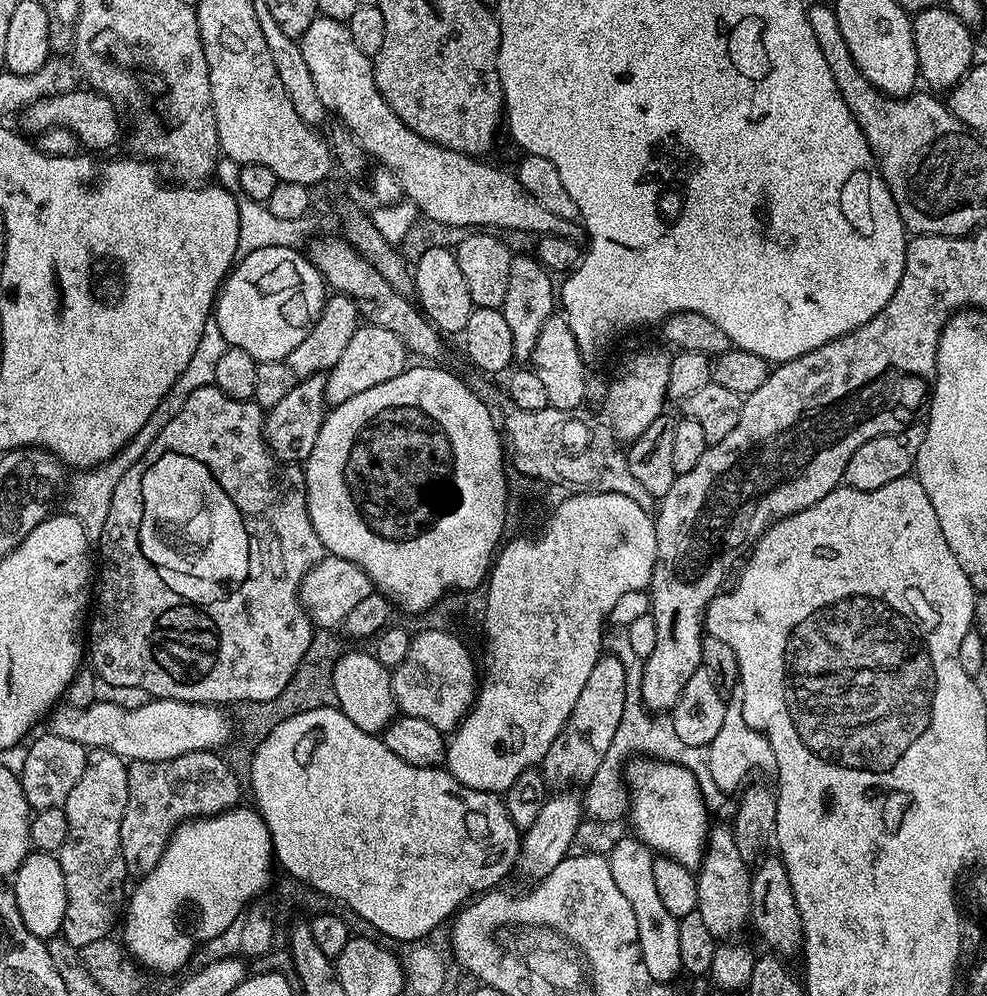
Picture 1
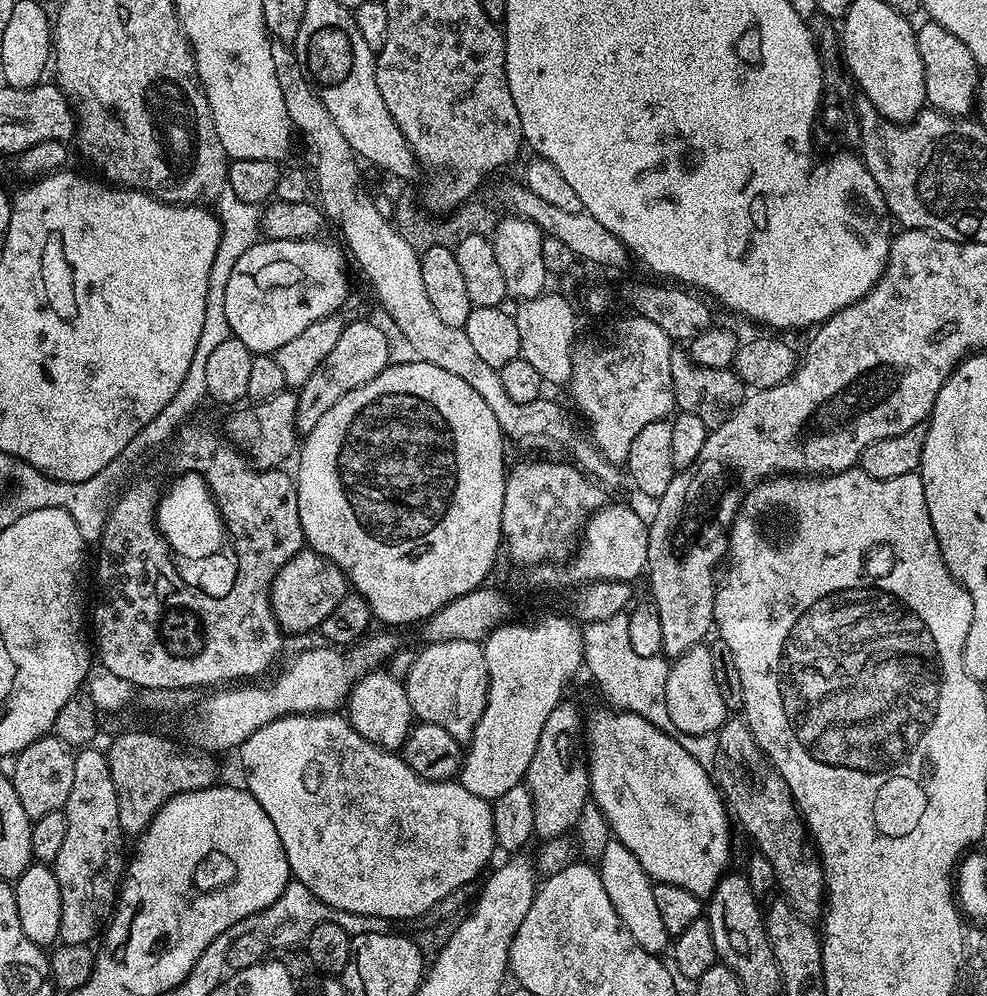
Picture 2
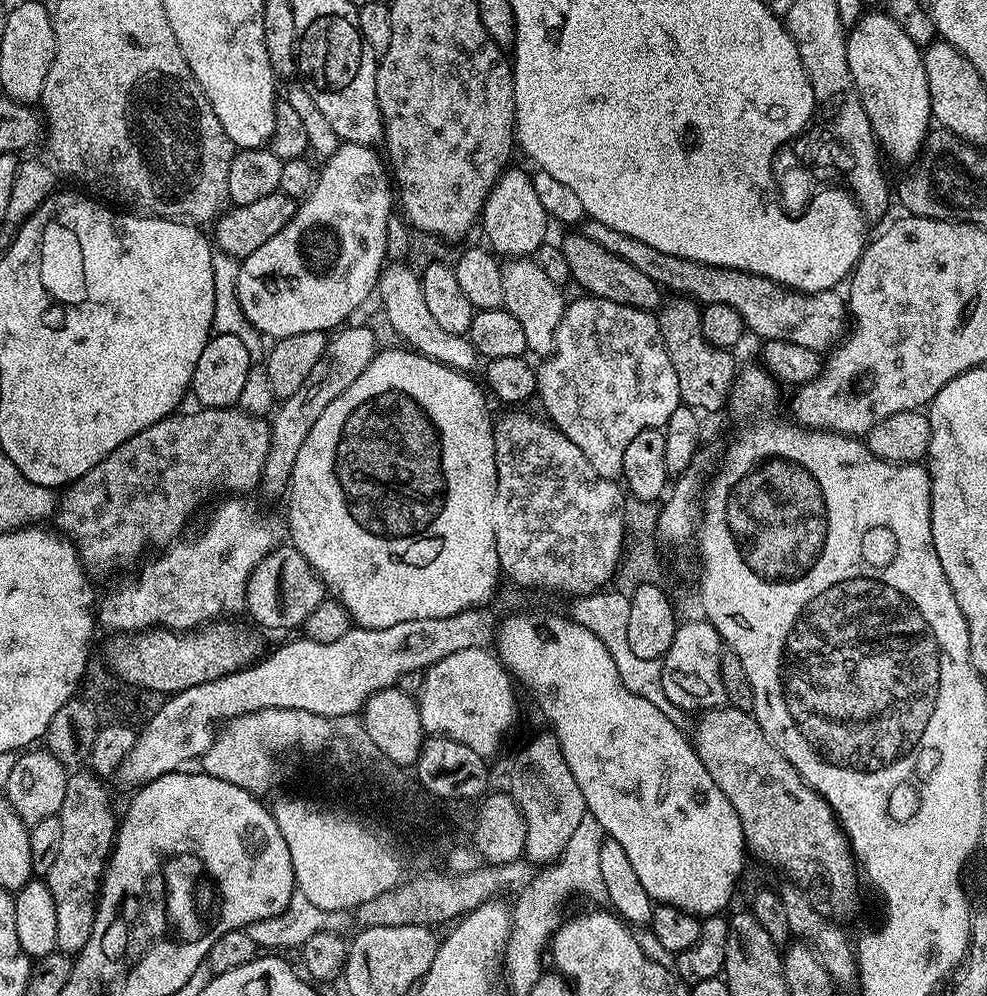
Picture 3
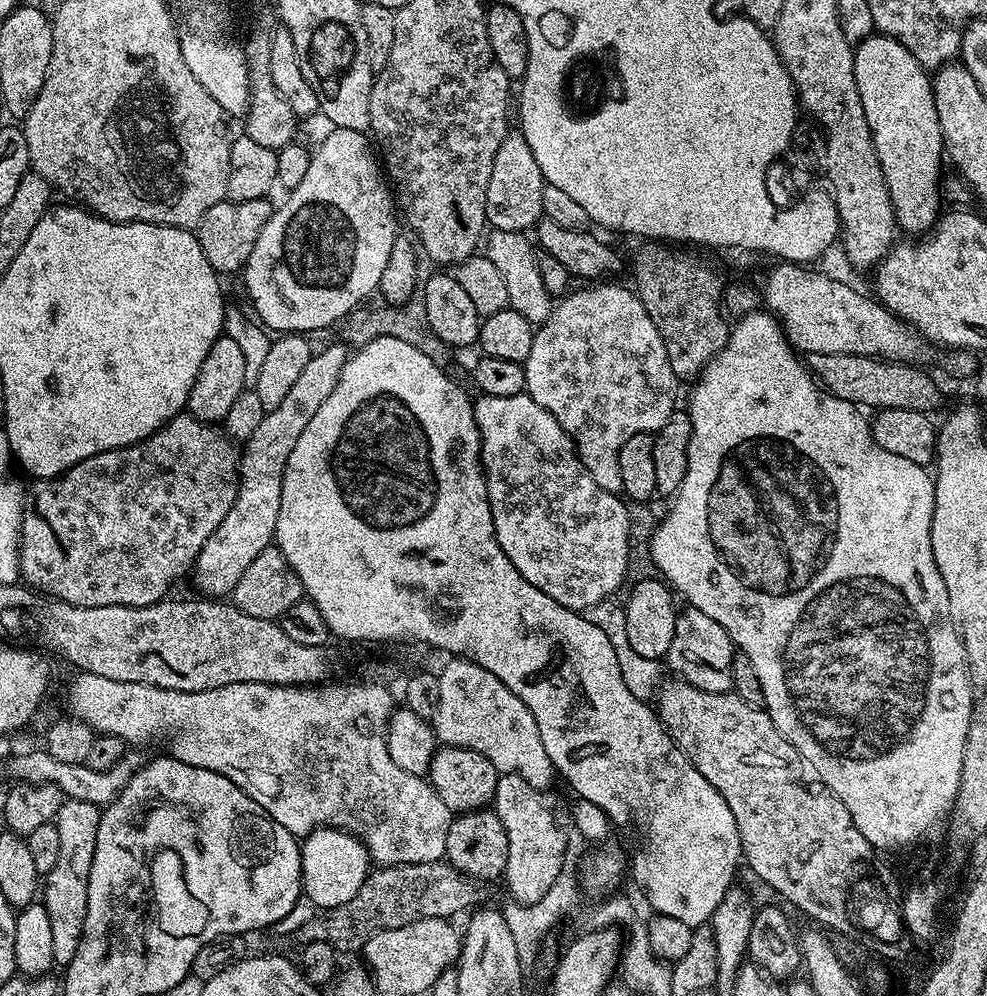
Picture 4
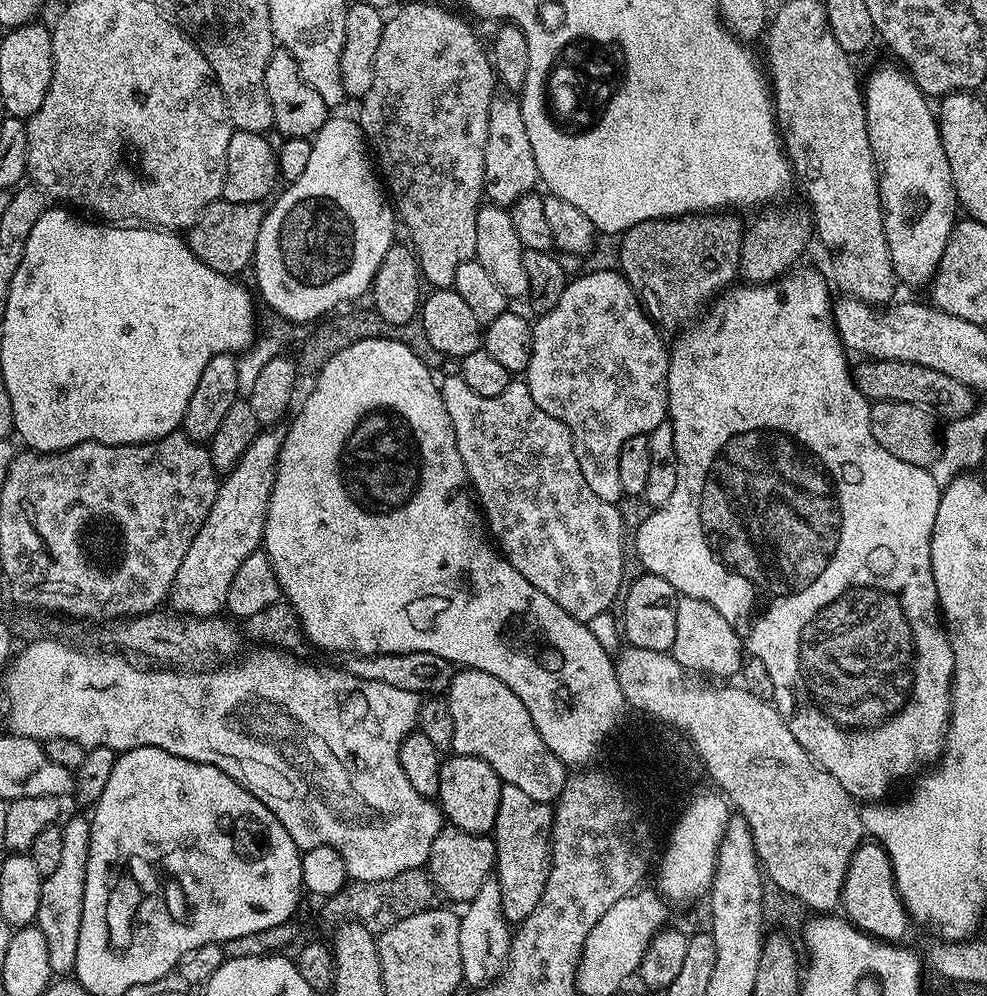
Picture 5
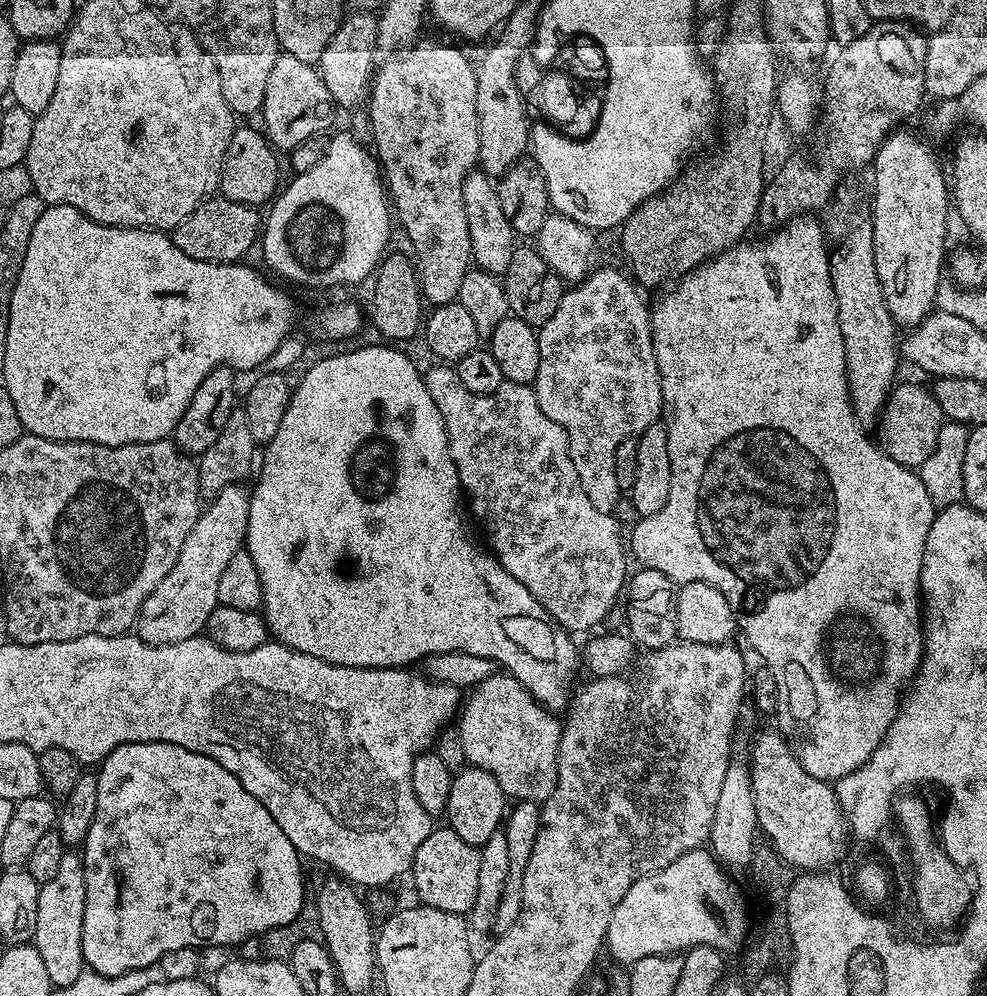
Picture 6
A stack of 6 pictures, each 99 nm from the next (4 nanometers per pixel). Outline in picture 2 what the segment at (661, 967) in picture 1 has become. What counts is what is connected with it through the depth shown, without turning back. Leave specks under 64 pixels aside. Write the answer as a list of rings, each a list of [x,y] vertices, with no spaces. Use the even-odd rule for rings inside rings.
[[[612,838],[598,857],[598,871],[602,878],[602,886],[606,886],[606,895],[622,918],[622,926],[630,930],[630,935],[642,950],[653,954],[664,954],[669,951],[670,937],[666,926],[662,923],[662,914],[654,902],[653,879],[642,870],[642,862],[622,846],[622,842]]]

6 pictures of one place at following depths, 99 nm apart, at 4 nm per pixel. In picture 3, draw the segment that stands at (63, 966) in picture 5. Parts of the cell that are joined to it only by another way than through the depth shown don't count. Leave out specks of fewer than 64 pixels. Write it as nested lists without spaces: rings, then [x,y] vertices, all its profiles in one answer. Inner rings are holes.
[[[88,770],[73,771],[66,782],[66,798],[59,814],[62,847],[46,877],[50,894],[54,894],[54,910],[58,913],[56,947],[62,953],[78,953],[86,942],[90,942],[104,870],[116,842],[118,816],[112,813],[112,804],[108,801],[104,784],[101,777]]]

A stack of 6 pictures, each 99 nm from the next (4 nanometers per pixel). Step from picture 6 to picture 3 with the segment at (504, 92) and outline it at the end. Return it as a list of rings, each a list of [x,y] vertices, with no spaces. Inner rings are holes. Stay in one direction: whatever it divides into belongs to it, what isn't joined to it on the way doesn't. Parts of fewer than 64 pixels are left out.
[[[515,166],[500,173],[500,179],[488,190],[484,203],[482,225],[488,235],[487,247],[500,258],[528,258],[545,243],[550,217],[542,210],[538,194],[534,191],[532,177]]]

